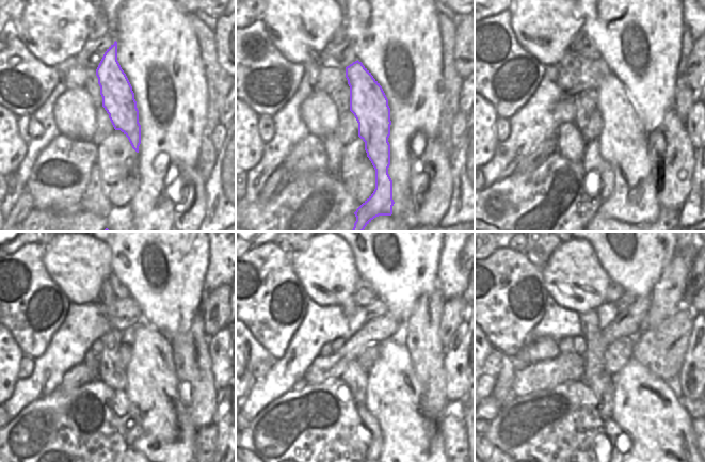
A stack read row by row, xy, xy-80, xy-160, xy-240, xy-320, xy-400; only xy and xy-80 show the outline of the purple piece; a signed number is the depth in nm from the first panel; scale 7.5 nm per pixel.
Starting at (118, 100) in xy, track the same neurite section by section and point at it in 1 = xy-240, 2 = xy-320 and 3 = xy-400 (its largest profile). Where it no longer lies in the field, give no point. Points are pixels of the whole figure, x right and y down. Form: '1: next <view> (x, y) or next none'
1: next xy-240 (167, 434)
2: next xy-320 (413, 448)
3: next xy-400 (663, 448)

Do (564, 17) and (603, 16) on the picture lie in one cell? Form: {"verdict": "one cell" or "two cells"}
{"verdict": "two cells"}

